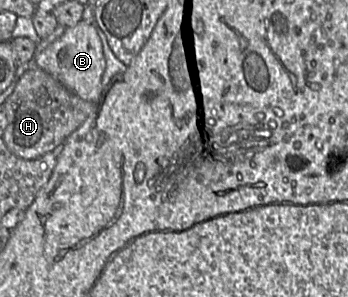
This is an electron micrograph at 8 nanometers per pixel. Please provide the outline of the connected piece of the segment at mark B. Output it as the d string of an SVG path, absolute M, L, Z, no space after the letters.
M81 21L74 27L66 28L61 37L34 57L34 64L83 100L94 104L99 102L106 62L102 44L91 23Z

